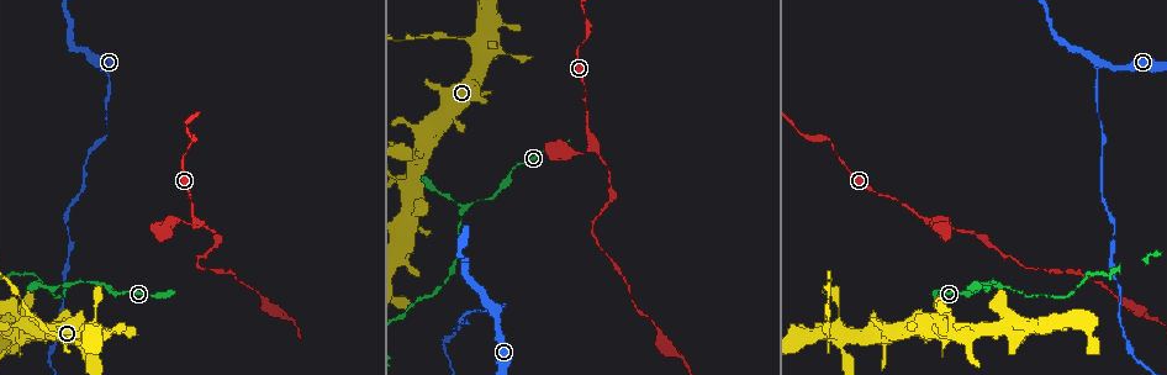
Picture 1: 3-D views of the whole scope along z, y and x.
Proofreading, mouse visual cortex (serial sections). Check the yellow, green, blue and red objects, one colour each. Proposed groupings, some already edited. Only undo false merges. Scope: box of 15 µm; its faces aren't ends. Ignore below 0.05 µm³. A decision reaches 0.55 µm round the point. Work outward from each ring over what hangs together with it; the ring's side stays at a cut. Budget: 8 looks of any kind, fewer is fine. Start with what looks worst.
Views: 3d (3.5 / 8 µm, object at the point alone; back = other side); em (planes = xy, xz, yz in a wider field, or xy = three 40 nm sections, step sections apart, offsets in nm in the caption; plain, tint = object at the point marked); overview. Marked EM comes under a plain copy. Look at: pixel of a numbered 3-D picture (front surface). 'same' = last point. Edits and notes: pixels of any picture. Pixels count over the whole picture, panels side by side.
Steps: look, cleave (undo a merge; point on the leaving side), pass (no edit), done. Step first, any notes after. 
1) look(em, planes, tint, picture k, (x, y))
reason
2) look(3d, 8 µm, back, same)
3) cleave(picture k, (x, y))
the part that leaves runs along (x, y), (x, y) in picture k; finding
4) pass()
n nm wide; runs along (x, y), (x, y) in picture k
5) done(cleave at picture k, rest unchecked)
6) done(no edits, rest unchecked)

look(3d, 3.5 µm, picture 1, (455, 36))
a narrow waist

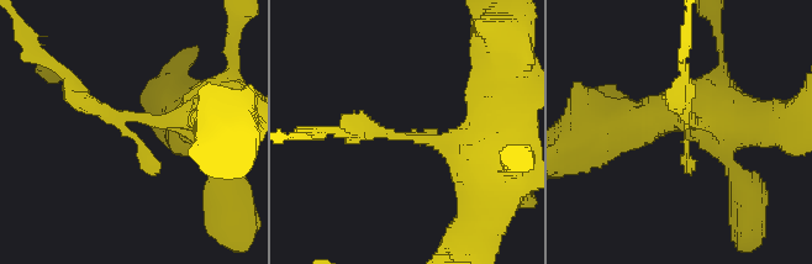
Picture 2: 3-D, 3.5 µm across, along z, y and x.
look(em, planes, tint, picture 2, (133, 113))

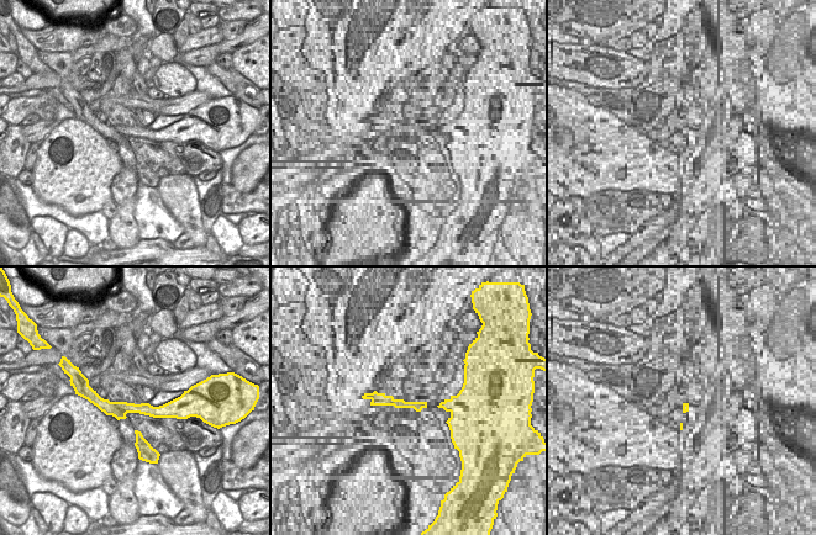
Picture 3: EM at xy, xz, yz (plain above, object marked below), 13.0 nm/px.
cleave(picture 2, (146, 162))
the part that leaves runs along (131, 115), (78, 100), (37, 54) in picture 2; two cells meet here

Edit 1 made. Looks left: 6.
look(3d, 3.5 µm, picture 1, (833, 146))
thick turns thin

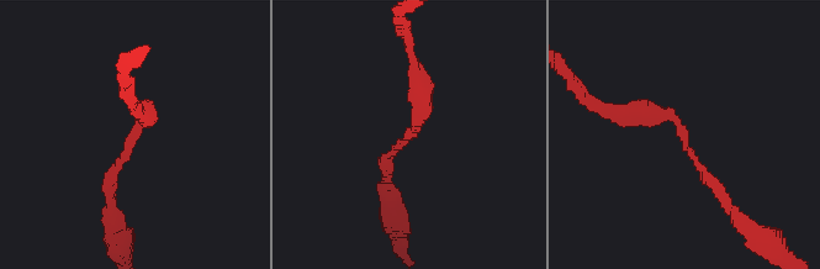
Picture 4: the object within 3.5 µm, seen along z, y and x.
look(em, xy, step 2, tint, picture 4, (409, 133))
arms of 150, 250 nm

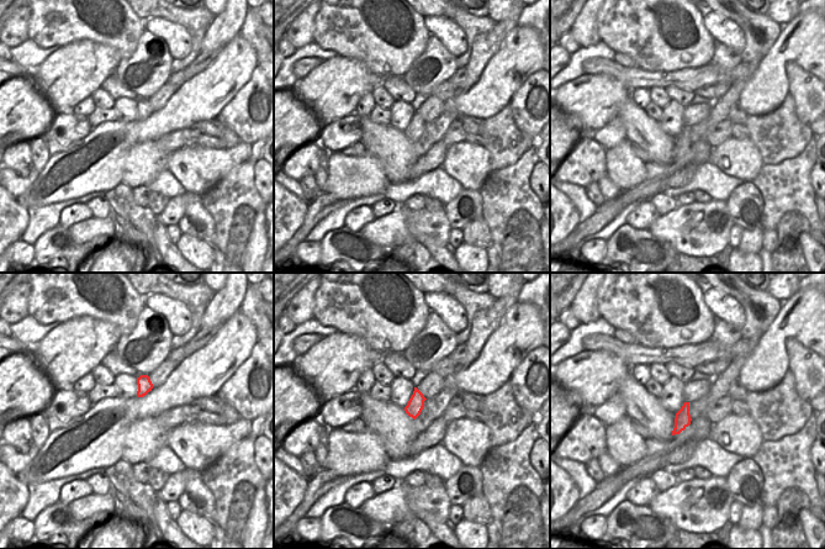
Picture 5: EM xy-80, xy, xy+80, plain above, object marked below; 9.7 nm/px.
pass()
160 nm wide; runs along (729, 205), (671, 114), (622, 114) in picture 4; one cell here

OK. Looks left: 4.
look(3d, 3.5 µm, back, picture 1, (950, 322))
four arms meet

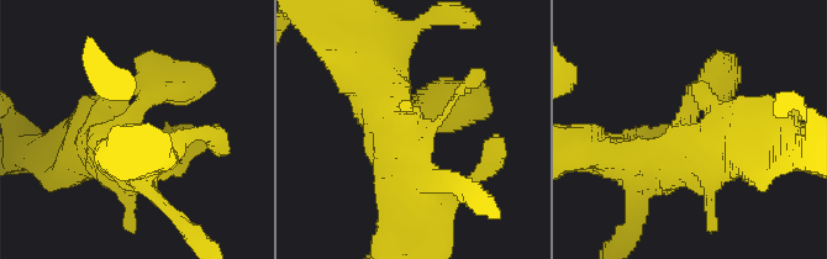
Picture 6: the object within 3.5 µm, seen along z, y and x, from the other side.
look(em, xy, step 5, tint, picture 6, (678, 138))

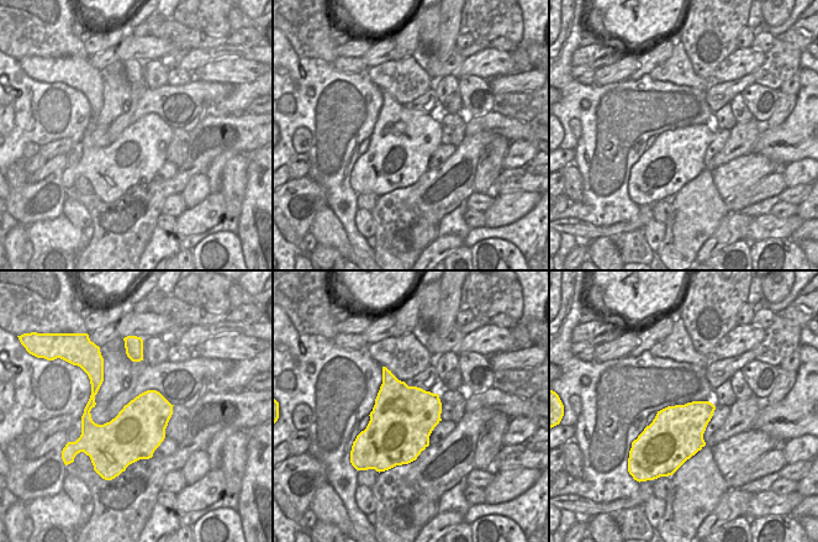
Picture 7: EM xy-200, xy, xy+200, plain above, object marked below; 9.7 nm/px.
pass()
600 nm wide; runs along (372, 72), (417, 217) in picture 6; continuous, no second cell

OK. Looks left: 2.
done(cleave at picture 2, rest unchecked)

